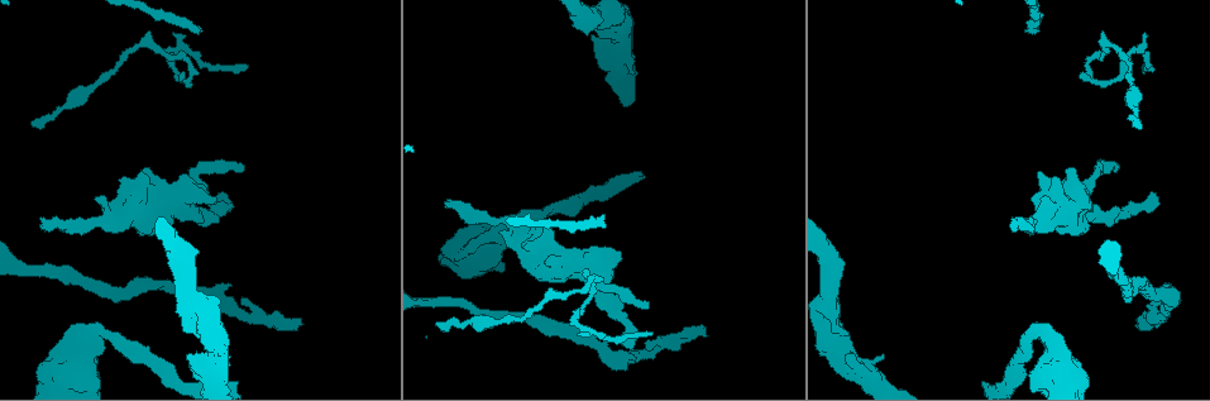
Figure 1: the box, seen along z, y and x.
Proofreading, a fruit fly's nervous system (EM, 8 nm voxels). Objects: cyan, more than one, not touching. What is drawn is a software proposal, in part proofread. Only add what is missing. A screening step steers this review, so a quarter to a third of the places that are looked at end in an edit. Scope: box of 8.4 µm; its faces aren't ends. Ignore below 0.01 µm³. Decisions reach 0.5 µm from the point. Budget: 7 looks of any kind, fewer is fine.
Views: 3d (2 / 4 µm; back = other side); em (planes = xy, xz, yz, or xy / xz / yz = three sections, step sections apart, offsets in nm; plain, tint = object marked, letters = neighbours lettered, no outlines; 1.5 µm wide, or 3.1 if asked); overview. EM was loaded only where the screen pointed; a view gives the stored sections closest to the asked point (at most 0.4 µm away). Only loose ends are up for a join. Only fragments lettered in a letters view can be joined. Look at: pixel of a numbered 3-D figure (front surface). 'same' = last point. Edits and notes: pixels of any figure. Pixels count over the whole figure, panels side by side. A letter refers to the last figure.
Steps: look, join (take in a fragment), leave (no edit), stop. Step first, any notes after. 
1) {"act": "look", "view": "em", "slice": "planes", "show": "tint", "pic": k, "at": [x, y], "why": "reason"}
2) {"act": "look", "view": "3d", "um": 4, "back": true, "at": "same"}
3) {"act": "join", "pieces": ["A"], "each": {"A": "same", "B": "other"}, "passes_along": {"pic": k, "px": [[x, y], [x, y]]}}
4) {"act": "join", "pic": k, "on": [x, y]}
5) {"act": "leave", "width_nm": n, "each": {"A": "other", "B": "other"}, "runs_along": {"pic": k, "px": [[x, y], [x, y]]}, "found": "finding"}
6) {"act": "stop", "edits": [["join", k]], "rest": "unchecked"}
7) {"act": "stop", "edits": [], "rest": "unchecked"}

{"act": "look", "view": "em", "slice": "planes", "show": "letters", "pic": 1, "at": [1140, 321], "why": "free end"}

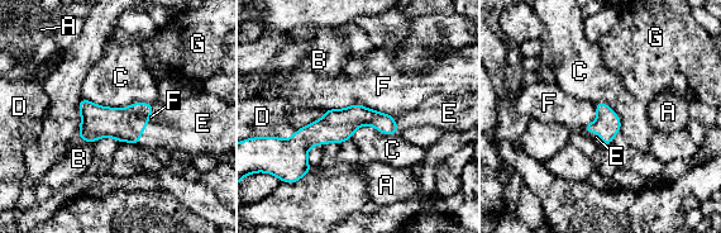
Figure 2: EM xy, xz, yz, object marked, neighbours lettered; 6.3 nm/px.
{"act": "join", "pieces": ["E"], "each": {"A": "other", "B": "other", "C": "other", "D": "other", "E": "same", "F": "other", "G": "other"}, "found": "it goes on there"}

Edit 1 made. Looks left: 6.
{"act": "look", "view": "overview"}

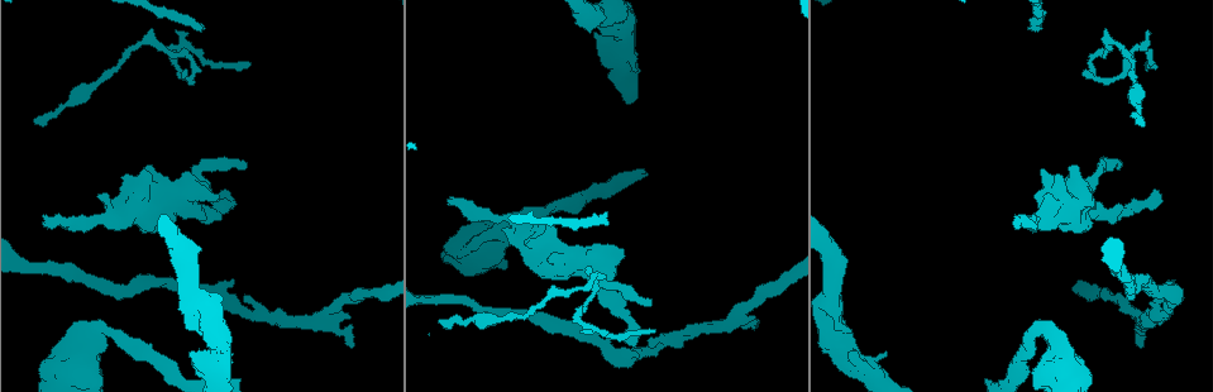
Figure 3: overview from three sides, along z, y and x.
{"act": "look", "view": "em", "slice": "planes", "show": "letters", "pic": 3, "at": [649, 305]}

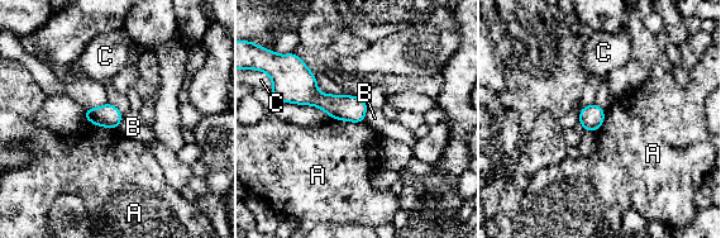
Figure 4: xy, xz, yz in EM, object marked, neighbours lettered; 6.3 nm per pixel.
{"act": "leave", "each": {"A": "other", "B": "other", "C": "other"}, "border": {"pic": 4, "px": [[329, 117], [363, 122]]}, "found": "none of them fits"}

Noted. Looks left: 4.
{"act": "look", "view": "em", "slice": "planes", "show": "letters", "pic": 3, "at": [487, 230], "why": "an open end"}

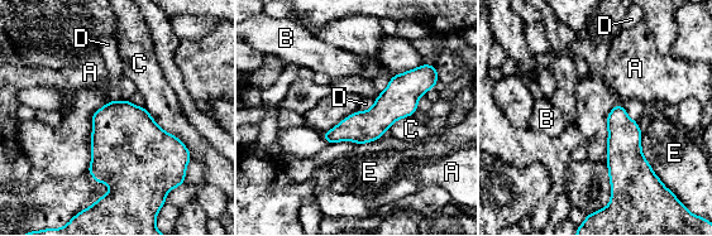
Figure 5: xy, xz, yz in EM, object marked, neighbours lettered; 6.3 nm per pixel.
{"act": "leave", "longest_contact_nm": ["C", 440], "each": {"A": "other", "B": "other", "C": "other", "D": "other", "E": "other"}, "found": "no lettered fragment goes on from it"}

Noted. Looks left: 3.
{"act": "stop", "edits": [["join", 2]], "rest": "unchecked"}

